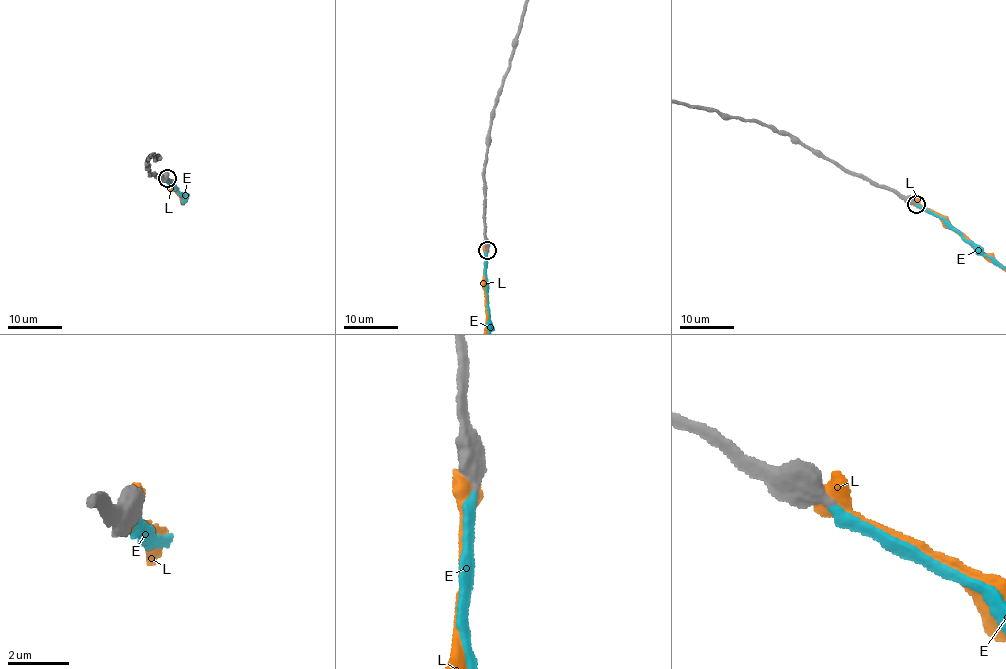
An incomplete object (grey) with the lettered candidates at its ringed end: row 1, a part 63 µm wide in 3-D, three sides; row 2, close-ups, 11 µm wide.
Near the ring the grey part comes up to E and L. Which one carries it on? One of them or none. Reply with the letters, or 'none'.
E

